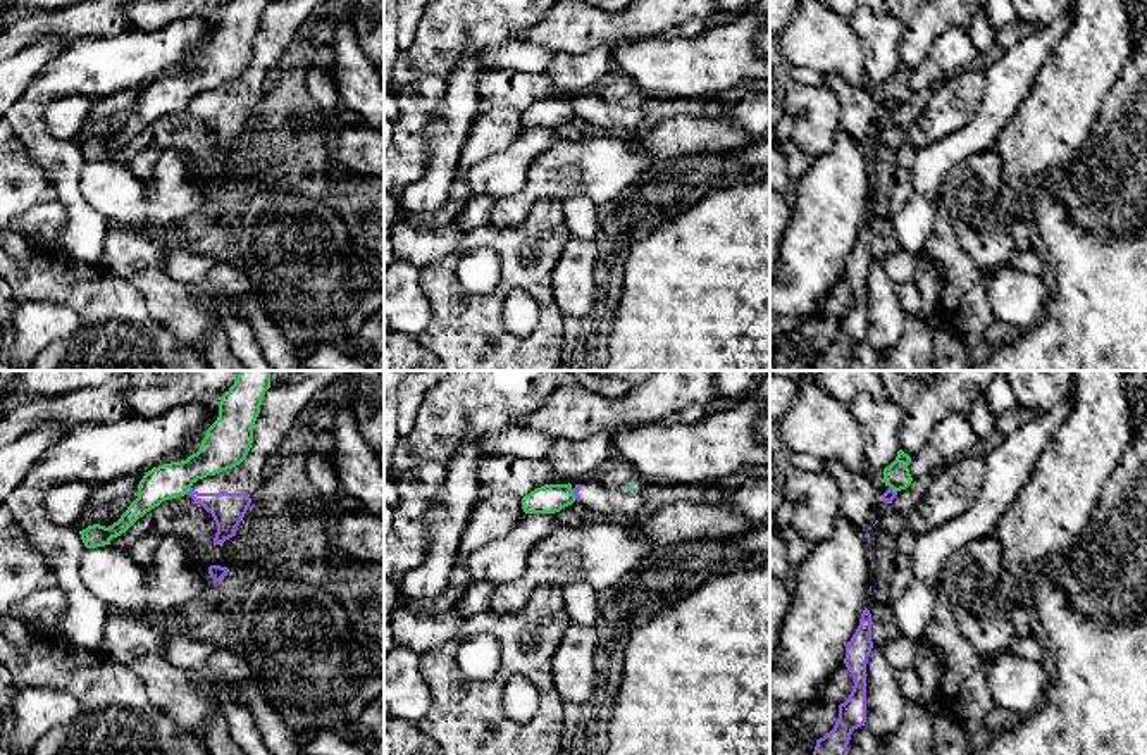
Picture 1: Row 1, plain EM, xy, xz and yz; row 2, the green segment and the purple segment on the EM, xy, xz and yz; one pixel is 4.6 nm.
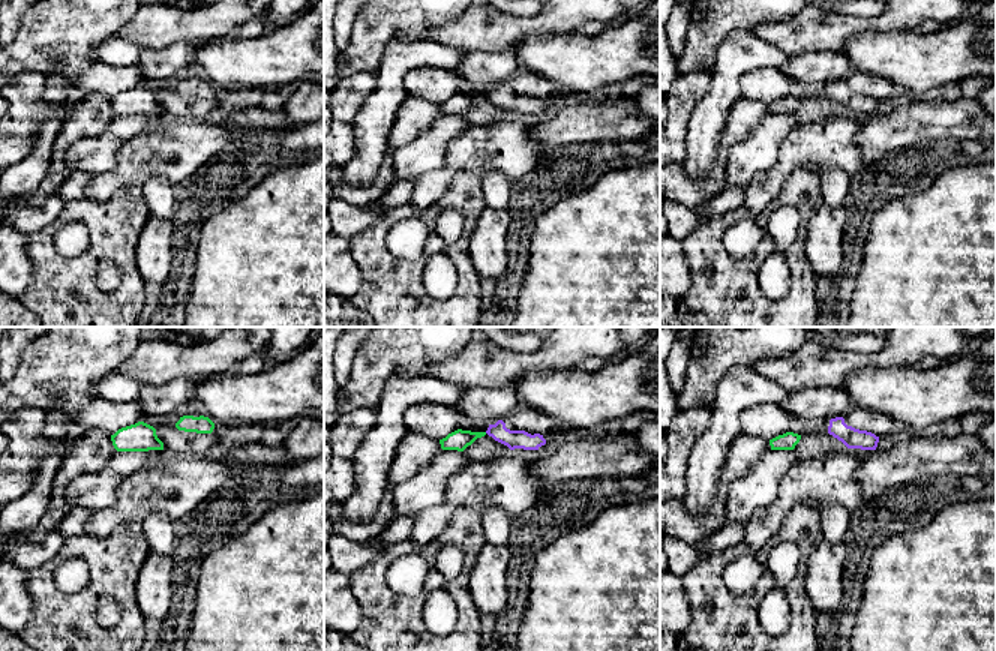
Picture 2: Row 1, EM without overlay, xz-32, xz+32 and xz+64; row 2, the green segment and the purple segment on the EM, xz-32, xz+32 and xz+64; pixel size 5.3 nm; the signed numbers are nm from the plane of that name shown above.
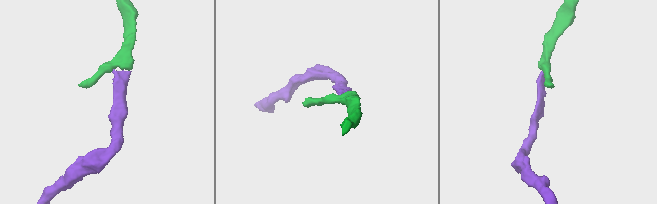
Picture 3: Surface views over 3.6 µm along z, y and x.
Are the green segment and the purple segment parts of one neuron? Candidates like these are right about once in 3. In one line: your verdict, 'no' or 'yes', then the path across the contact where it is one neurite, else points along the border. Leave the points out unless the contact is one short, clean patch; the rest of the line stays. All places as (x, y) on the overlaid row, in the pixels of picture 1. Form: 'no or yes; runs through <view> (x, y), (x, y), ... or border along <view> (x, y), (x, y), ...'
no; border along xy (192, 488), (186, 493)

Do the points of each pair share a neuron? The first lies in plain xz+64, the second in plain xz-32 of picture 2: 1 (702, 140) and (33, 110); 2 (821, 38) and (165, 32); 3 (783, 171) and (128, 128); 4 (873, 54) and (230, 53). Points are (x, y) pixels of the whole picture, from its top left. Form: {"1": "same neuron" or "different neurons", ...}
{"1": "different neurons", "2": "same neuron", "3": "different neurons", "4": "same neuron"}

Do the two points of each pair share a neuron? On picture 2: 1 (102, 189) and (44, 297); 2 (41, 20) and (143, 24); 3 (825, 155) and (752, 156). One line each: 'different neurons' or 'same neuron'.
1: different neurons
2: different neurons
3: different neurons

